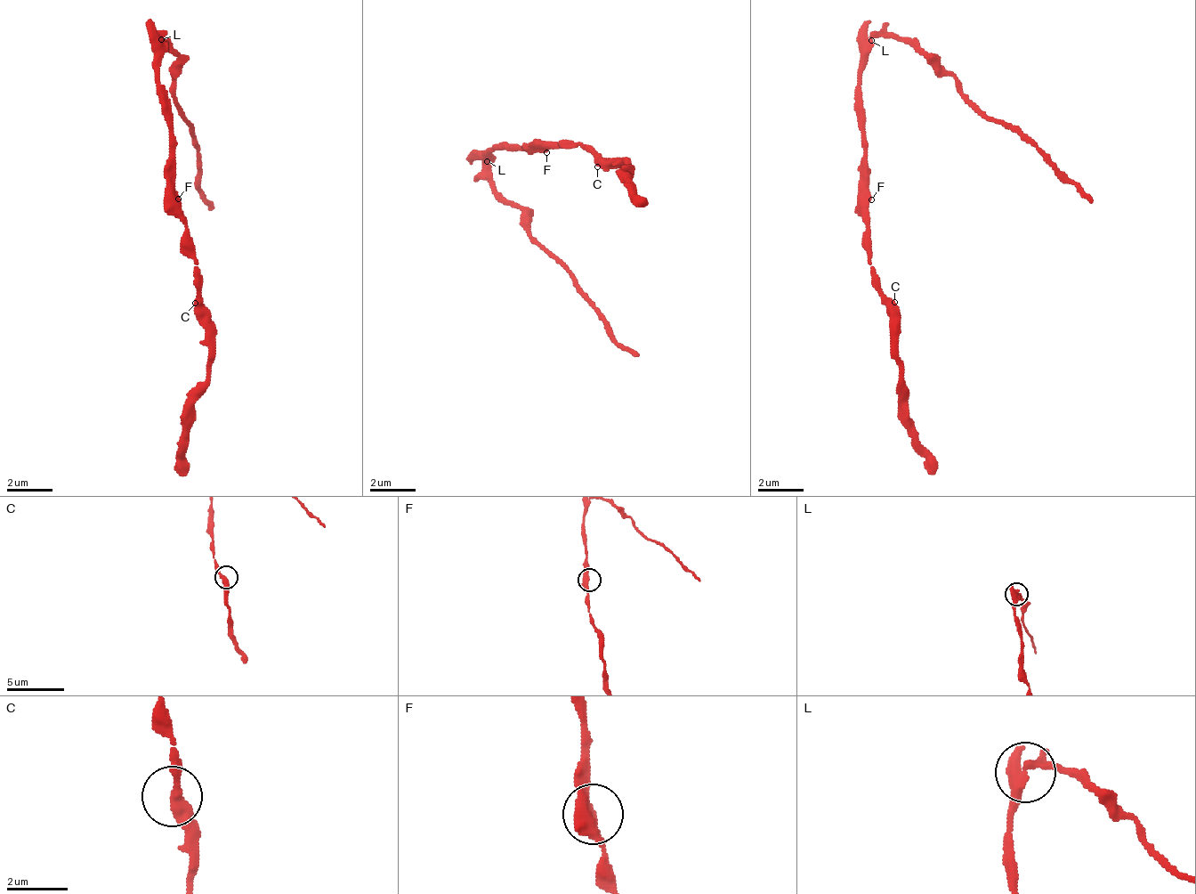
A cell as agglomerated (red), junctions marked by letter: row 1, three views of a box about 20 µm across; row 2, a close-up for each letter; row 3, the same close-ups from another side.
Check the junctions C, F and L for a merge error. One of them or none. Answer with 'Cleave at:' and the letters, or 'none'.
Cleave at: L

